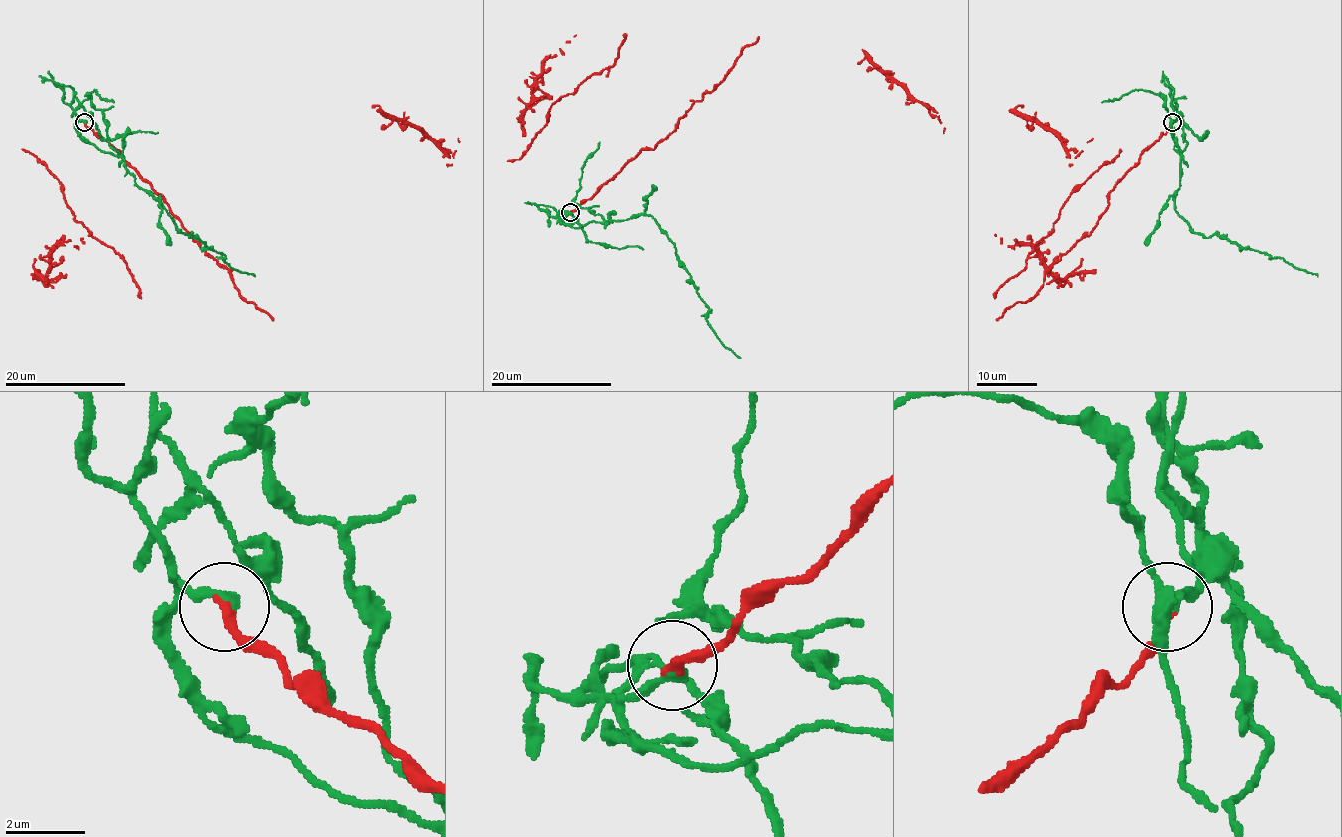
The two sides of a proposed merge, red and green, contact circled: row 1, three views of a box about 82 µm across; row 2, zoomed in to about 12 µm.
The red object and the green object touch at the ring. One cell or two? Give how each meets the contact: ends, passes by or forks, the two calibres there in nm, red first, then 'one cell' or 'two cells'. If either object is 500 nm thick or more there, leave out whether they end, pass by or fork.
red ends; green ends; calibres 280 and 320 nm; two cells

